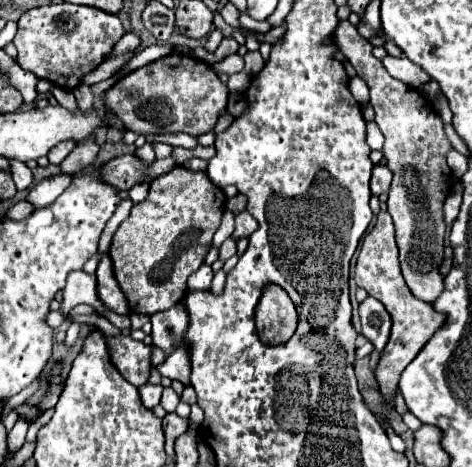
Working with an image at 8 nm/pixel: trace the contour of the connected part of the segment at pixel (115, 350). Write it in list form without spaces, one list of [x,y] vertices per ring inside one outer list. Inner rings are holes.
[[[125,334],[115,338],[107,336],[107,342],[111,360],[121,372],[121,376],[135,386],[143,386],[151,372],[151,346]]]

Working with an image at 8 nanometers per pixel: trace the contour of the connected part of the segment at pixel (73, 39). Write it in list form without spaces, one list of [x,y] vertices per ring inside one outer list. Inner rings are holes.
[[[53,2],[31,8],[19,18],[17,24],[19,30],[13,44],[19,50],[19,66],[63,88],[75,88],[87,72],[95,70],[105,60],[113,44],[125,34],[119,16],[69,2]]]

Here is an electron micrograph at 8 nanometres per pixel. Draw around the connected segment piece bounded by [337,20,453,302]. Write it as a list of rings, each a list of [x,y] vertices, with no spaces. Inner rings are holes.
[[[343,20],[339,24],[337,44],[339,44],[339,50],[349,58],[351,66],[357,70],[357,76],[369,84],[371,106],[375,110],[375,122],[379,124],[379,128],[385,136],[383,156],[387,160],[387,166],[393,172],[387,206],[389,206],[389,214],[393,216],[393,224],[395,224],[395,238],[397,238],[397,246],[399,246],[399,264],[401,264],[405,284],[409,286],[413,296],[417,296],[419,300],[433,302],[443,292],[443,276],[439,274],[439,264],[443,262],[443,238],[445,238],[443,202],[449,194],[451,180],[453,180],[451,170],[445,162],[445,156],[451,150],[451,144],[443,132],[443,122],[433,112],[433,108],[429,108],[429,100],[425,96],[421,96],[421,92],[417,88],[411,88],[411,86],[403,84],[401,80],[395,80],[389,76],[389,72],[385,70],[381,60],[377,60],[373,56],[373,44],[367,38],[363,38],[357,32],[357,26],[351,24],[349,20]]]

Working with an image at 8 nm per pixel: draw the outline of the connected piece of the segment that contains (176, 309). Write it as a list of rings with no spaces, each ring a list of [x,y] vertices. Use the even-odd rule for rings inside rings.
[[[179,300],[173,308],[165,310],[165,312],[157,312],[151,316],[151,324],[153,324],[153,344],[157,348],[161,348],[165,352],[165,356],[169,356],[175,348],[173,344],[177,344],[177,340],[181,340],[181,332],[185,332],[185,328],[189,328],[189,316],[185,316],[185,304],[183,300]]]

